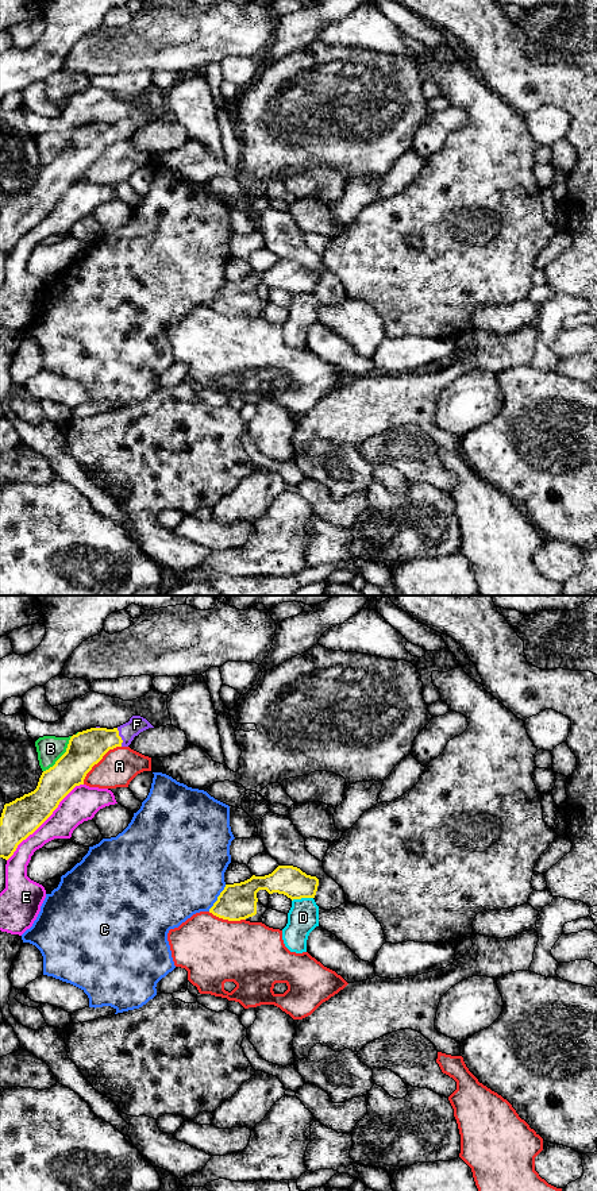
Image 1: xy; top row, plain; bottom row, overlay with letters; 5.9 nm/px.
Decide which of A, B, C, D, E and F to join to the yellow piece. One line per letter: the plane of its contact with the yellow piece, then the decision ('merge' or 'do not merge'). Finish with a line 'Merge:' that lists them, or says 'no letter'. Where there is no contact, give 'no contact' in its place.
A: xy | do not merge
B: xy | do not merge
C: xy | do not merge
D: xy | do not merge
E: xy | do not merge
F: xy | merge
Merge: F

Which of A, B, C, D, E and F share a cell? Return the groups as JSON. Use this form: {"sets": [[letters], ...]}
{"sets": [["A"], ["B"], ["C"], ["D"], ["E"], ["F"]]}

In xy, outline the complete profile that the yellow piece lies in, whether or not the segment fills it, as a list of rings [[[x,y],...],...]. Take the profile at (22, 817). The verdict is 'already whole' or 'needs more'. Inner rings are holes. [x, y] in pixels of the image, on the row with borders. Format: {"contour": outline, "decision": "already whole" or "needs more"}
{"contour": [[[132,716],[113,728],[90,728],[69,740],[66,752],[43,771],[34,791],[5,803],[0,817],[0,857],[8,860],[18,845],[32,835],[103,756],[116,747],[128,747],[140,732],[154,728],[146,718]]], "decision": "needs more"}

